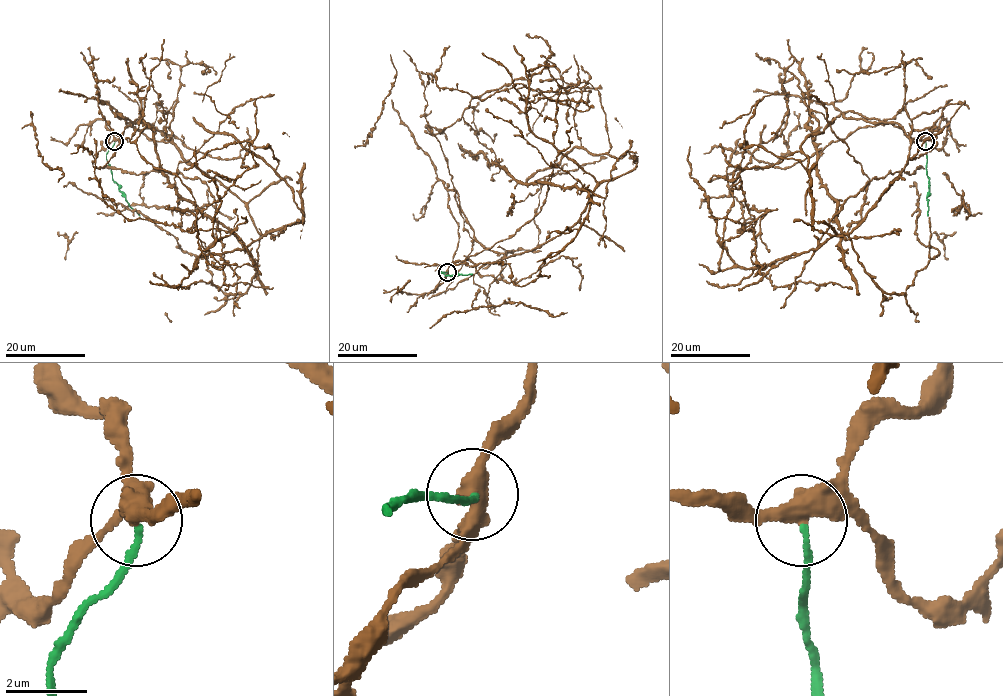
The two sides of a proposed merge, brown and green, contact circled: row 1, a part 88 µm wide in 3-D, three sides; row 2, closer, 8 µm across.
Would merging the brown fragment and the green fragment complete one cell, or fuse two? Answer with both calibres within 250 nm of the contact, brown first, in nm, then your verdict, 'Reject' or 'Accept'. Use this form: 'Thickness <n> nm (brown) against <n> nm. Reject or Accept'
Thickness 480 nm (brown) against 150 nm. Reject

